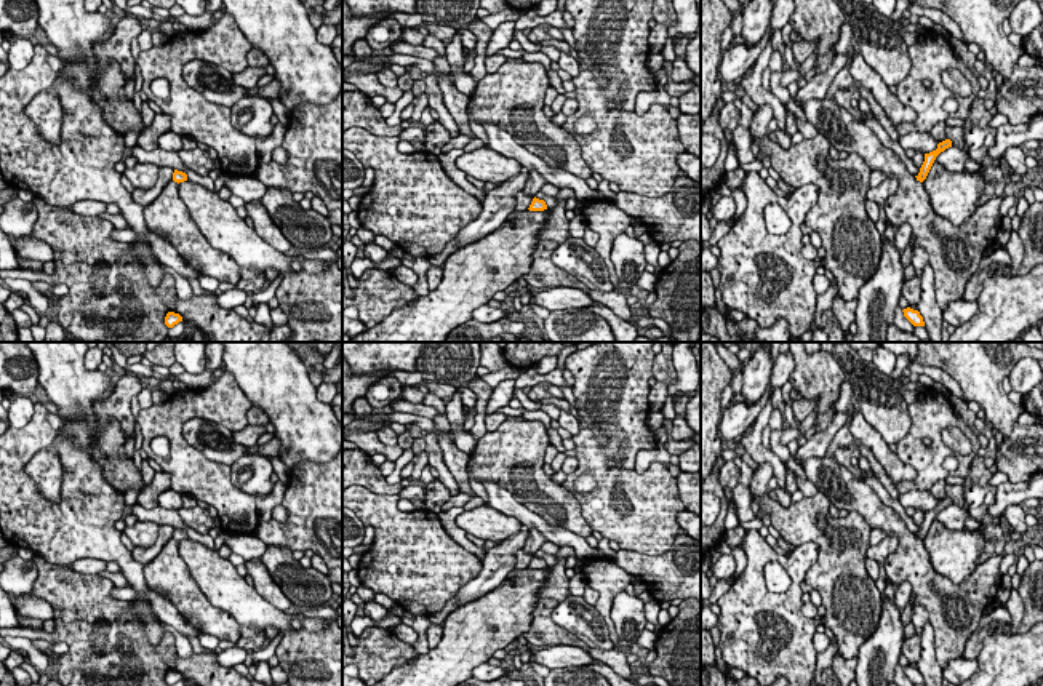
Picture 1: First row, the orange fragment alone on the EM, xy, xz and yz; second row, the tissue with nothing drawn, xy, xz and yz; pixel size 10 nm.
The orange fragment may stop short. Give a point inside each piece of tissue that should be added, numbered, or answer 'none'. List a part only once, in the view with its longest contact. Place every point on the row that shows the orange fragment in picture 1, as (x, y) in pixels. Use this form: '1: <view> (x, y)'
none

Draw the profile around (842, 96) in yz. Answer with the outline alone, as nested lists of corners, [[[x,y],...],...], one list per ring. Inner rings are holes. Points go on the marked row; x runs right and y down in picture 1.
[[[849,88],[838,90],[833,96],[833,99],[845,107],[856,122],[862,122],[865,126],[869,126],[880,139],[883,147],[893,150],[905,165],[907,171],[913,176],[918,176],[920,168],[917,168],[912,162],[912,158],[907,157],[905,149],[897,142],[893,141],[891,136],[885,131],[885,128],[877,122],[873,114],[865,114],[859,109],[851,107],[851,93]]]

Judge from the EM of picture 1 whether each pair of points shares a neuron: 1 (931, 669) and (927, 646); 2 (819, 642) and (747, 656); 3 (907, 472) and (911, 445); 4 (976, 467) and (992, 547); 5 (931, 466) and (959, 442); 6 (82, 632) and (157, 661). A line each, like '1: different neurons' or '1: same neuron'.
1: same neuron
2: different neurons
3: different neurons
4: same neuron
5: different neurons
6: same neuron

